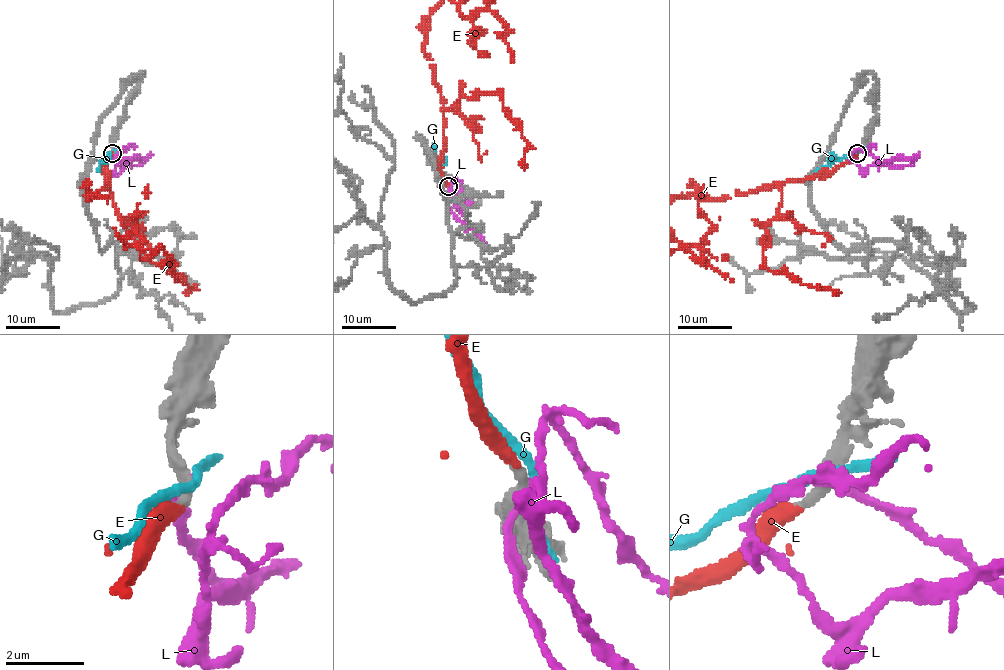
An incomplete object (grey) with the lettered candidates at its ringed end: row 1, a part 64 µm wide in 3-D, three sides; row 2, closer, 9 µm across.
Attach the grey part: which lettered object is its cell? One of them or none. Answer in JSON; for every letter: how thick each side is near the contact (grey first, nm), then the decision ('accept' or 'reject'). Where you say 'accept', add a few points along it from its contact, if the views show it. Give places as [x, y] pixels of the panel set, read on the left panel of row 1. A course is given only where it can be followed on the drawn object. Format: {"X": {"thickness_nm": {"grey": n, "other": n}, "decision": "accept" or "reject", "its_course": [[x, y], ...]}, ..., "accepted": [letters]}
{"E": {"thickness_nm": {"grey": 280, "other": 400}, "decision": "accept"}, "G": {"thickness_nm": {"grey": 440, "other": 200}, "decision": "reject"}, "L": {"thickness_nm": {"grey": 440, "other": 220}, "decision": "reject"}, "accepted": ["E"]}

